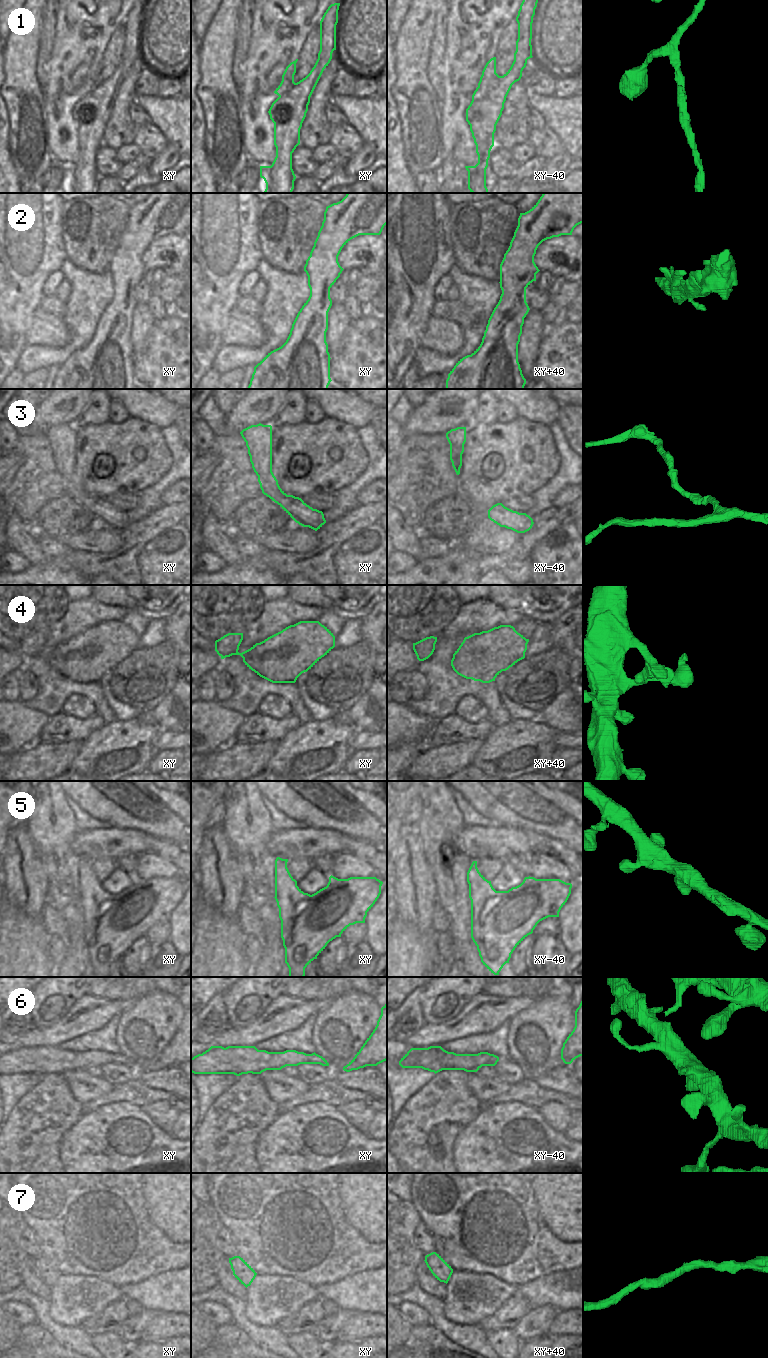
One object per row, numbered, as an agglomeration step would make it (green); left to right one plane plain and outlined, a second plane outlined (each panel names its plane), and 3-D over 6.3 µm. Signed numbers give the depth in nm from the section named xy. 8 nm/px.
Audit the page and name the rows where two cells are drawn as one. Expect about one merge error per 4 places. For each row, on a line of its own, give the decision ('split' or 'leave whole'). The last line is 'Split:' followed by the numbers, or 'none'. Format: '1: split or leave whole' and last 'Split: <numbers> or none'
1: leave whole
2: leave whole
3: leave whole
4: leave whole
5: leave whole
6: leave whole
7: leave whole
Split: none

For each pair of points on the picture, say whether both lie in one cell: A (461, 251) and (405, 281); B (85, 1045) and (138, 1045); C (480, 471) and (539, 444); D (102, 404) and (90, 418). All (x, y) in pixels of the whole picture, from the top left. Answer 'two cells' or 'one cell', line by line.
A: two cells
B: two cells
C: one cell
D: one cell

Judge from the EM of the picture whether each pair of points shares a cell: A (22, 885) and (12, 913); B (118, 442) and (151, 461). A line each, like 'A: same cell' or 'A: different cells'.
A: different cells
B: same cell

